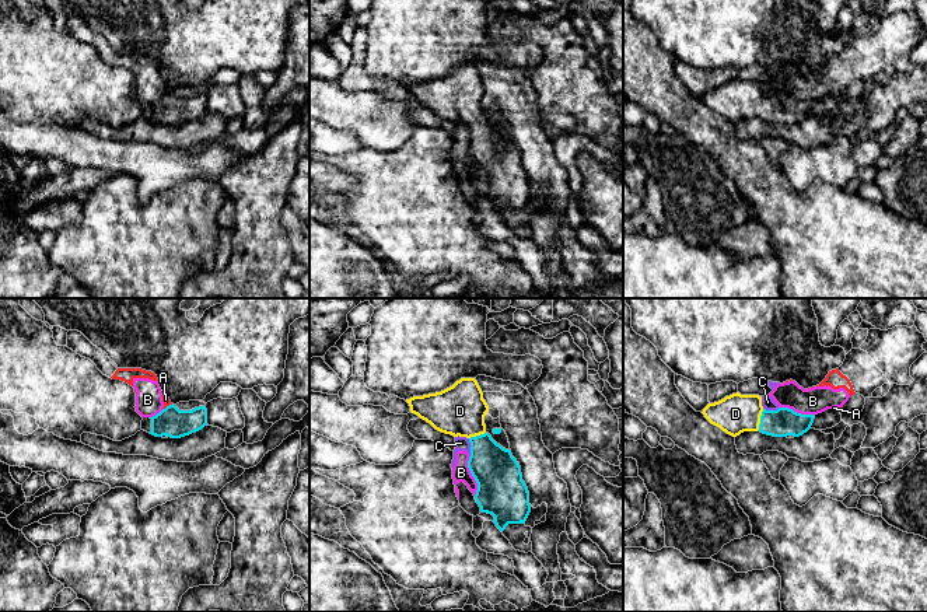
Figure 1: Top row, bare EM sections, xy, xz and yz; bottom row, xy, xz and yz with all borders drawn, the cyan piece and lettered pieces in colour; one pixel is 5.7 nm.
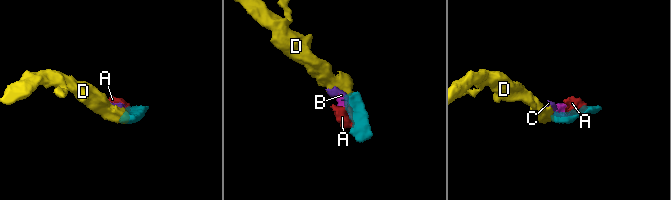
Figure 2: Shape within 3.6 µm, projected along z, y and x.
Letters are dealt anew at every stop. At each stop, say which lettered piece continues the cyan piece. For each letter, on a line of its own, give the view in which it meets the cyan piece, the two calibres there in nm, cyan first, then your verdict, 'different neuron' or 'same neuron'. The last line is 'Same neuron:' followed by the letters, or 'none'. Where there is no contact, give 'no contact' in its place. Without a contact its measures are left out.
A: meets cyan in xy; 170 nm thick on the cyan side, 50 nm on the other; different neuron
B: meets cyan in xz; 280 nm thick on the cyan side, 100 nm on the other; different neuron
C: meets cyan in xz; 260 nm thick on the cyan side, 80 nm on the other; different neuron
D: meets cyan in yz; 160 nm thick on the cyan side, 220 nm on the other; same neuron
Same neuron: D

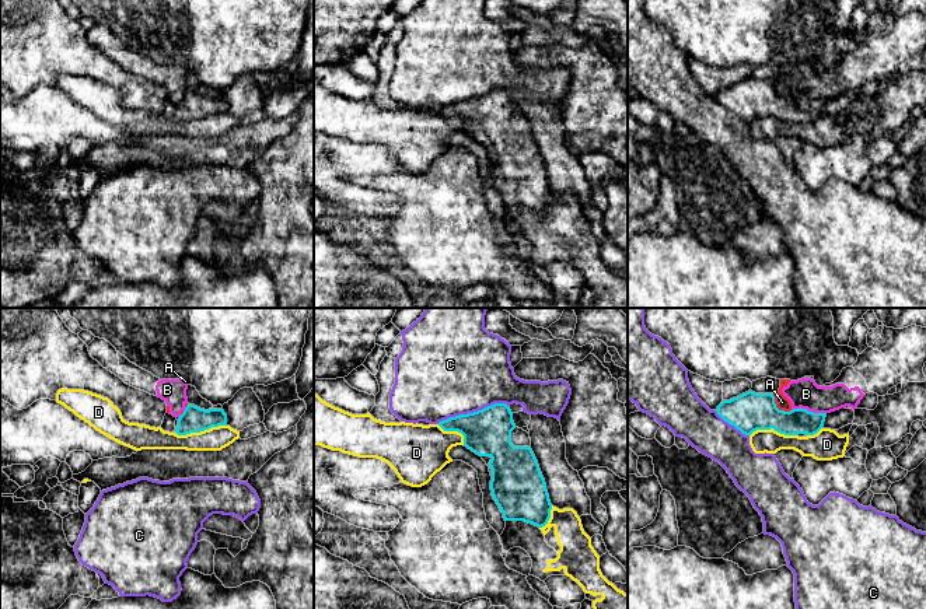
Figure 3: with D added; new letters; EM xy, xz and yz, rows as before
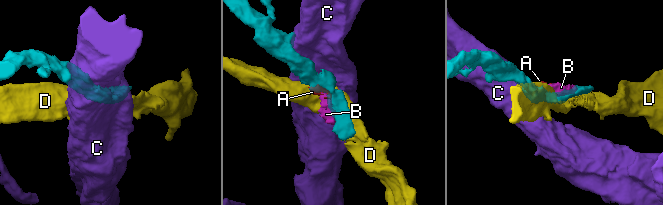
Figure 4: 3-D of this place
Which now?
A: meets cyan in yz; 220 nm thick on the cyan side, 80 nm on the other; different neuron
B: meets cyan in yz; 170 nm thick on the cyan side, 170 nm on the other; different neuron
C: meets cyan in xz; 280 nm thick on the cyan side, 500 nm on the other; different neuron
D: meets cyan in xy; 150 nm thick on the cyan side, 140 nm on the other; different neuron
Same neuron: none

